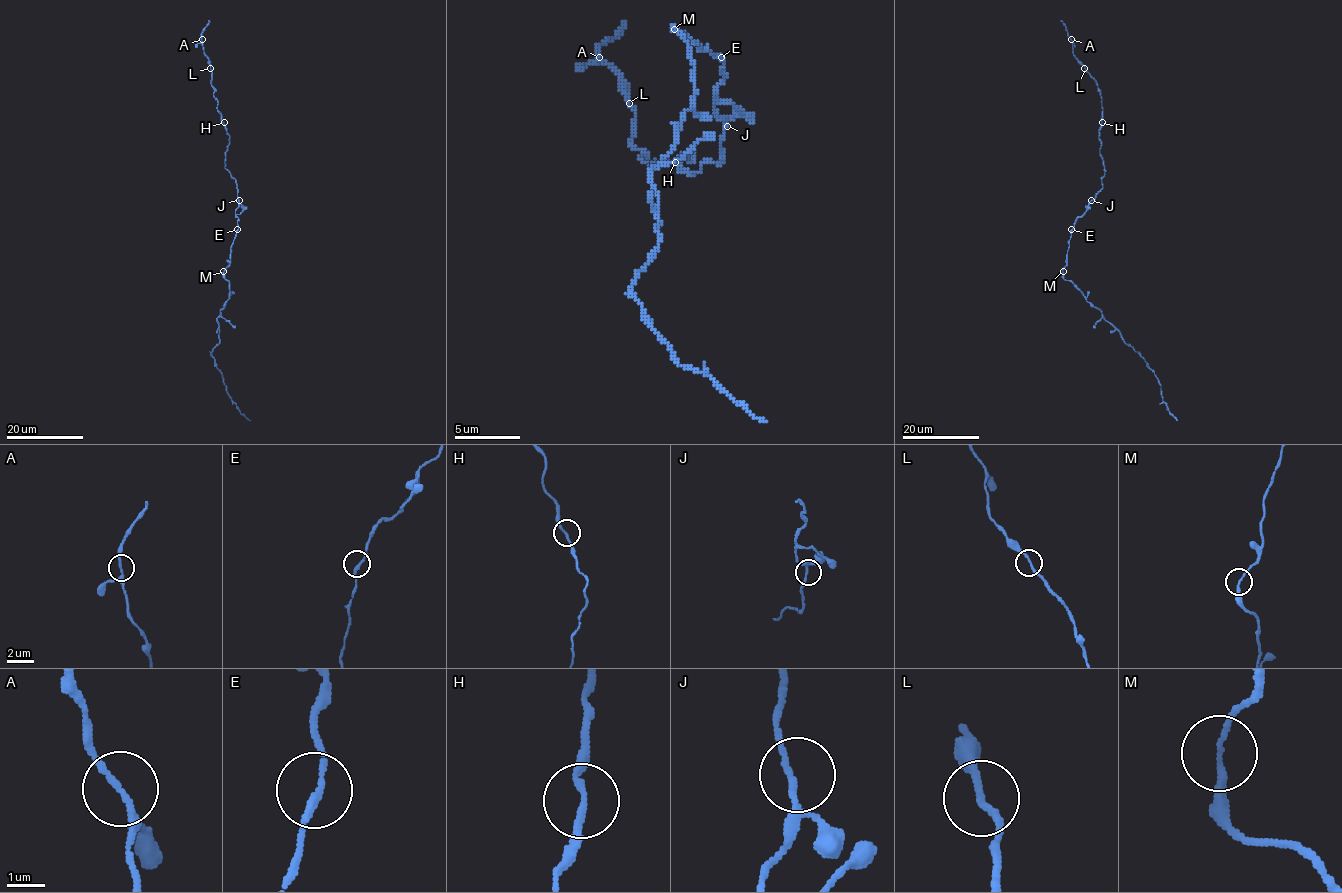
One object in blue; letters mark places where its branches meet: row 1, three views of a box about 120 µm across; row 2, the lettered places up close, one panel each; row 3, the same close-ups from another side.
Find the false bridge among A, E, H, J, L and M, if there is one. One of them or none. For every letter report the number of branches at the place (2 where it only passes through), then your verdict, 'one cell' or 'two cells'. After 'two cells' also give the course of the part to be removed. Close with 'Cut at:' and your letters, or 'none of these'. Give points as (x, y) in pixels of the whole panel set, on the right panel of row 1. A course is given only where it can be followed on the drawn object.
A: 2 | one cell
E: 2 | one cell
H: 2 | one cell
J: 2 | one cell
L: 2 | one cell
M: 2 | two cells | (1062, 271), (1062, 277), (1101, 310), (1122, 339), (1154, 373), (1161, 386), (1163, 401), (1177, 420)
Cut at: M

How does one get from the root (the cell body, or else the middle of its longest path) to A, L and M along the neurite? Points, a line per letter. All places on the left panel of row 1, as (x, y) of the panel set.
A: (237, 231), (237, 184), (225, 167), (229, 135), (217, 109), (218, 100), (211, 84), (212, 71), (202, 39)
L: (237, 231), (237, 184), (225, 167), (229, 135), (217, 109), (210, 68)
M: (237, 231), (230, 248), (230, 263), (224, 271)

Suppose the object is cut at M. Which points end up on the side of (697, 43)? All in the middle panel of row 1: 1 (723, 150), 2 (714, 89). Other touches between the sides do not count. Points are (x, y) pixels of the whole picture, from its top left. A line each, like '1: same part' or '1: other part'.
1: same part
2: same part

